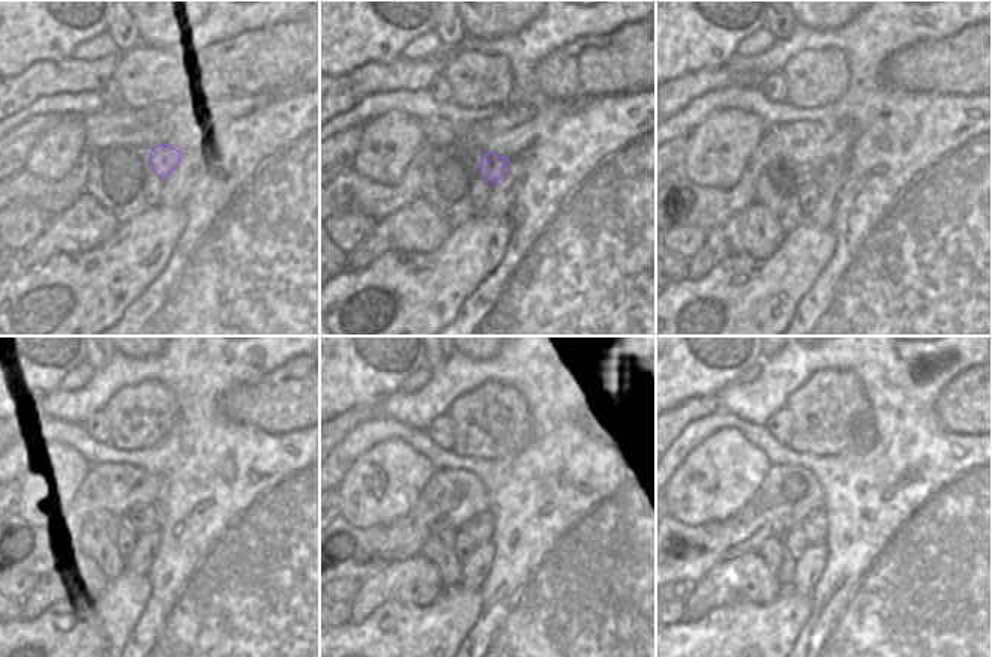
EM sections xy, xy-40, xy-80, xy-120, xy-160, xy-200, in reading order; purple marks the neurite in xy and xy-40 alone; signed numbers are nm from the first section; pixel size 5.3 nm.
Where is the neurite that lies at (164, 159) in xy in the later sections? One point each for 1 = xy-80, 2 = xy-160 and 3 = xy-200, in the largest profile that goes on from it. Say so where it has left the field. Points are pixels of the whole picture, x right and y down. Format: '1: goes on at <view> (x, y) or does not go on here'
1: goes on at xy-80 (829, 174)
2: goes on at xy-160 (480, 525)
3: goes on at xy-200 (815, 527)

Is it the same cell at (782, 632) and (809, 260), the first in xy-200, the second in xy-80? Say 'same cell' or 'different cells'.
same cell

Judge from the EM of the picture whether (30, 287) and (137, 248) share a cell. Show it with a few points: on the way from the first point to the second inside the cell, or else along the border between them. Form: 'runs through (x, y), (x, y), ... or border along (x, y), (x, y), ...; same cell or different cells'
runs through (57, 282), (102, 282), (110, 275); same cell

